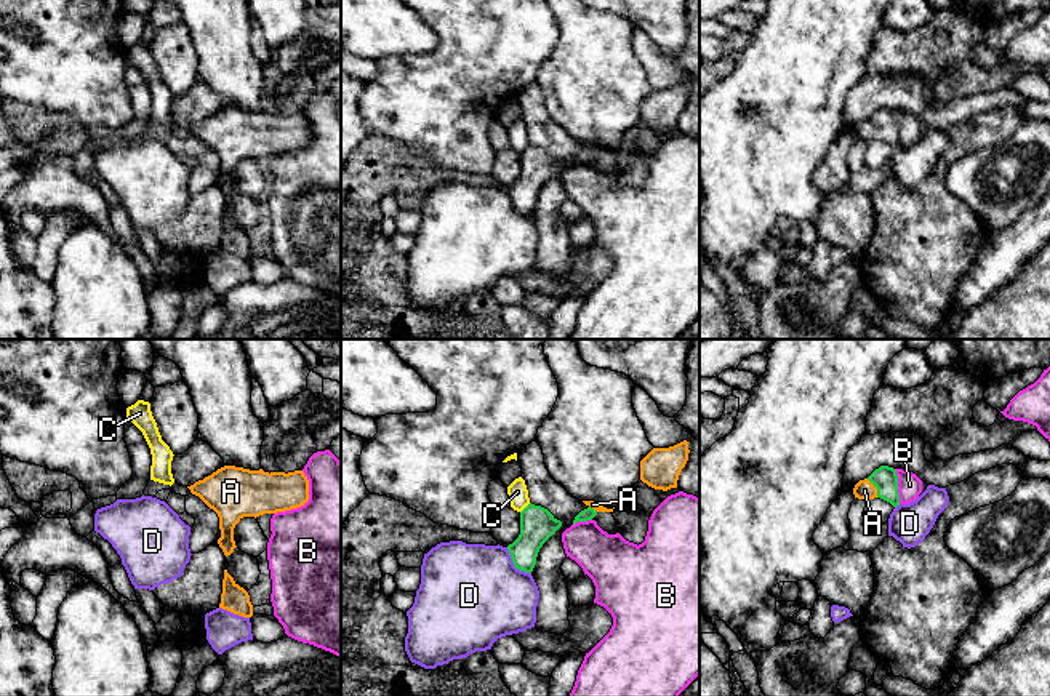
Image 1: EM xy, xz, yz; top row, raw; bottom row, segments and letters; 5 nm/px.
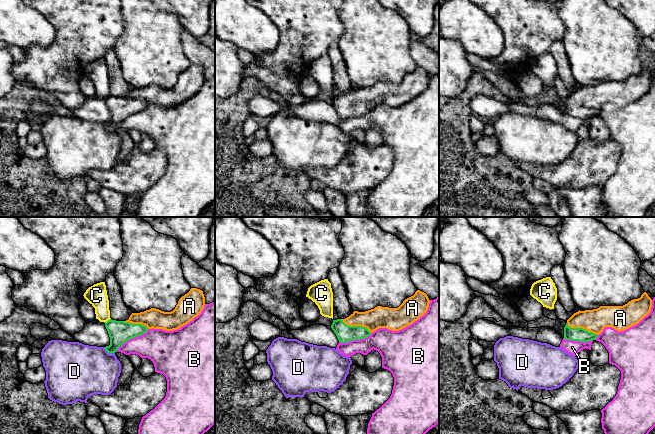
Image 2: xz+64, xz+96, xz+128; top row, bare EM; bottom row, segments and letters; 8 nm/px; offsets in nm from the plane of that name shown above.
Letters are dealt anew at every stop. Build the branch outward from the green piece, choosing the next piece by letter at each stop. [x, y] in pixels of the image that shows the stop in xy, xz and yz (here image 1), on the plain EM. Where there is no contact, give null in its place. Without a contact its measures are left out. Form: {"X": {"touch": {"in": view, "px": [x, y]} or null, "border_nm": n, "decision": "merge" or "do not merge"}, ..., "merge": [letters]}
{"A": {"touch": {"in": "yz", "px": [876, 128]}, "border_nm": 110, "decision": "merge"}, "B": {"touch": {"in": "yz", "px": [897, 128]}, "border_nm": 180, "decision": "do not merge"}, "C": {"touch": {"in": "xz", "px": [525, 149]}, "border_nm": 80, "decision": "do not merge"}, "D": {"touch": {"in": "xz", "px": [514, 207]}, "border_nm": 180, "decision": "do not merge"}, "merge": ["A"]}

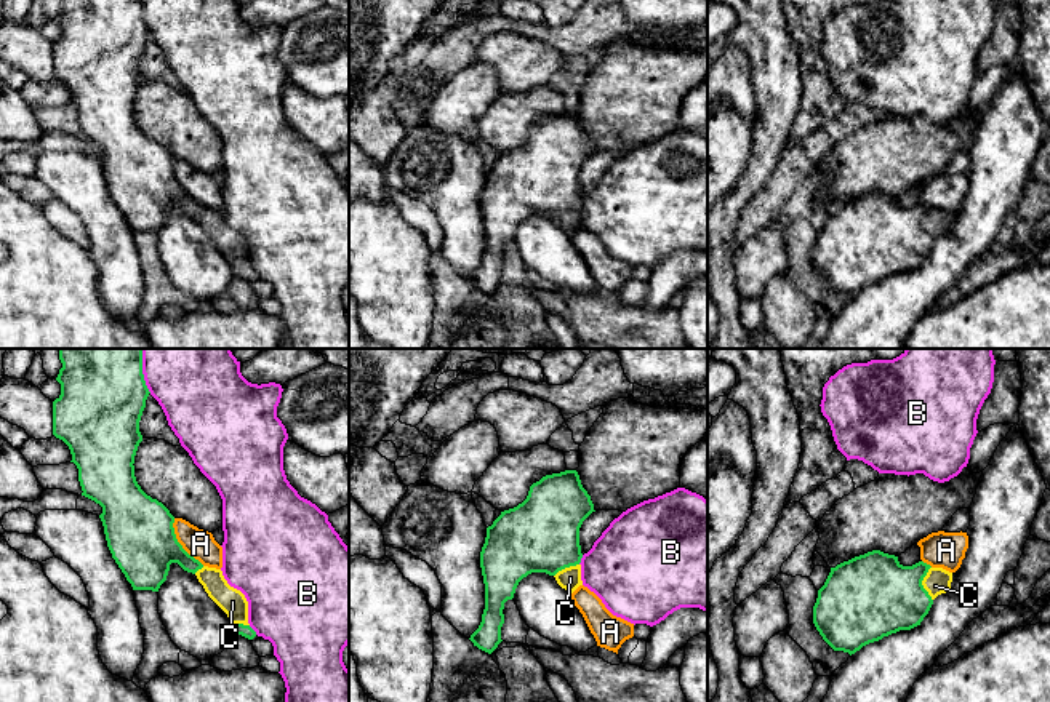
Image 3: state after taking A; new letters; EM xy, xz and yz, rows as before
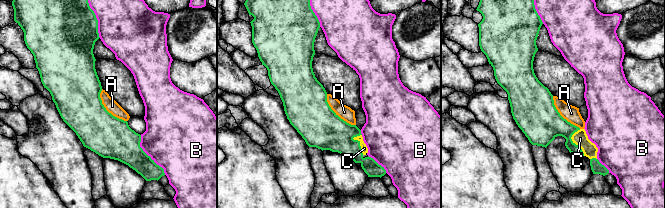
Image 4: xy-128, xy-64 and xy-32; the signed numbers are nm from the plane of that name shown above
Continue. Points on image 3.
{"A": {"touch": {"in": "xy", "px": [180, 186]}, "border_nm": 280, "decision": "do not merge"}, "B": {"touch": {"in": "xy", "px": [143, 18]}, "border_nm": 180, "decision": "do not merge"}, "C": {"touch": {"in": "yz", "px": [921, 226]}, "border_nm": 180, "decision": "merge"}, "merge": ["C"]}

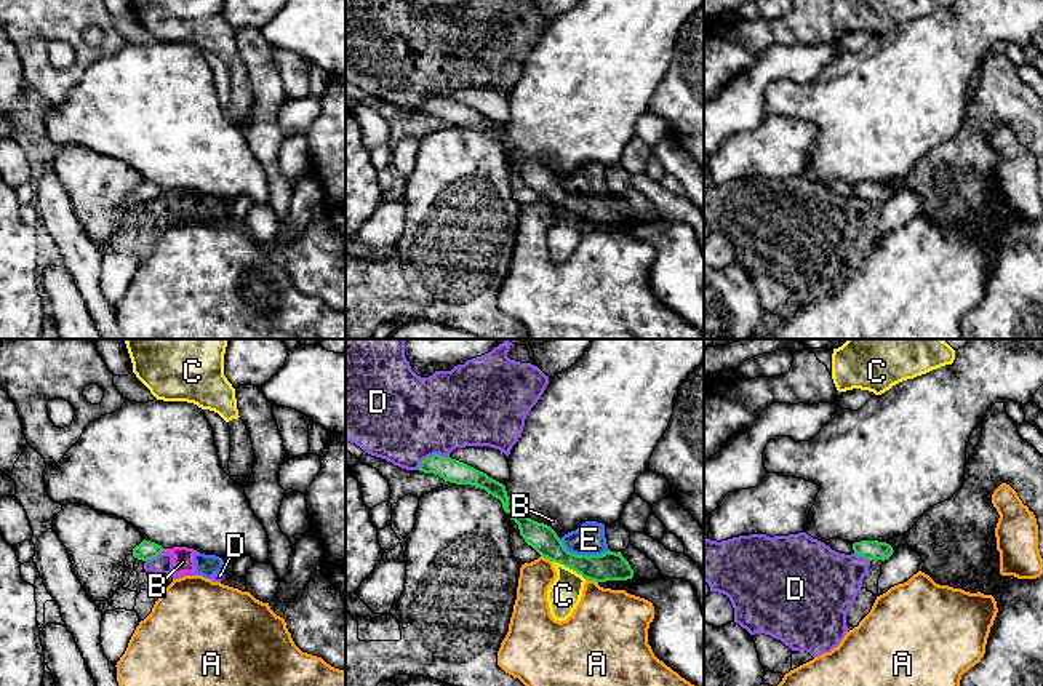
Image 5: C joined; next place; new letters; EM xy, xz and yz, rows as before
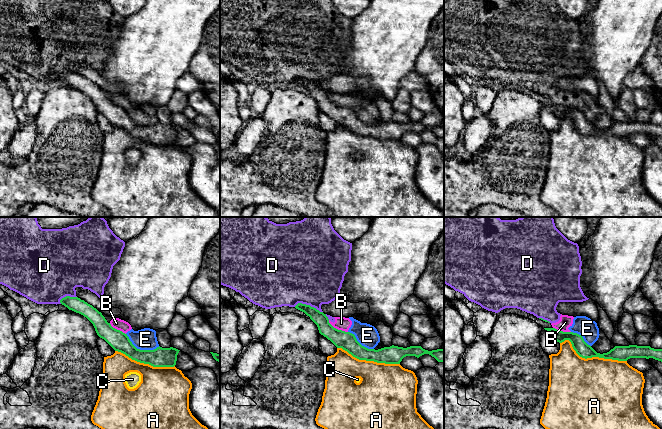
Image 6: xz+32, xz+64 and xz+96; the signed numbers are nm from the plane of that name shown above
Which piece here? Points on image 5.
{"A": {"touch": {"in": "xz", "px": [592, 221]}, "border_nm": 70, "decision": "do not merge"}, "B": {"touch": {"in": "xy", "px": [162, 192]}, "border_nm": 40, "decision": "do not merge"}, "C": {"touch": {"in": "xz", "px": [568, 208]}, "border_nm": 190, "decision": "do not merge"}, "D": {"touch": {"in": "xz", "px": [431, 98]}, "border_nm": 170, "decision": "do not merge"}, "E": {"touch": {"in": "xz", "px": [583, 197]}, "border_nm": 260, "decision": "do not merge"}, "merge": []}

